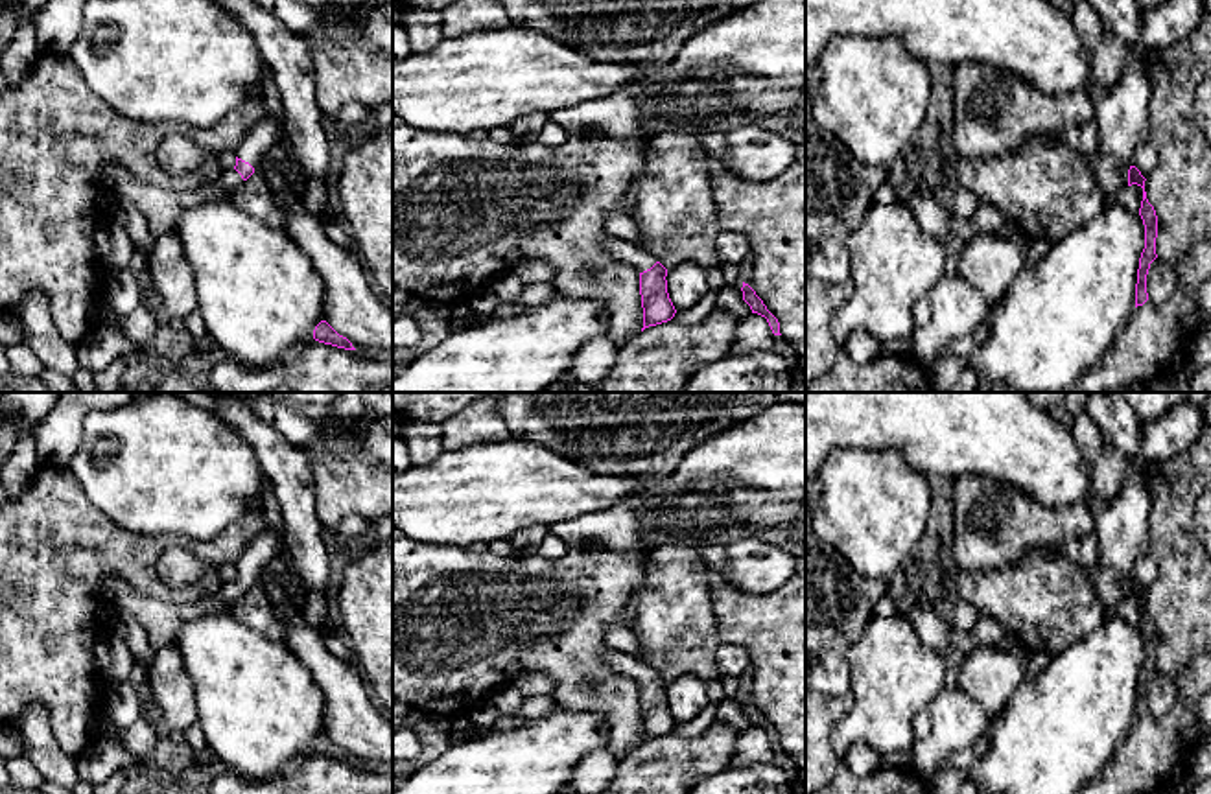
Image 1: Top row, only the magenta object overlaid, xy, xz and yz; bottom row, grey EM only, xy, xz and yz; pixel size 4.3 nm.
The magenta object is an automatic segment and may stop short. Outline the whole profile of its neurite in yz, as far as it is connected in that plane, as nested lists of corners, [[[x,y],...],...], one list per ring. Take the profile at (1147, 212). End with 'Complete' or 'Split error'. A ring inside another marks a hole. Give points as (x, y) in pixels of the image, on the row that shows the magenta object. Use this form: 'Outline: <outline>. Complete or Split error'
Outline: [[[1130,166],[1128,169],[1128,186],[1137,184],[1143,188],[1143,201],[1139,208],[1139,216],[1145,225],[1145,249],[1139,258],[1139,269],[1137,269],[1137,284],[1135,284],[1135,308],[1143,306],[1148,300],[1146,293],[1146,274],[1150,269],[1150,263],[1158,258],[1156,254],[1156,238],[1158,238],[1158,216],[1154,206],[1146,199],[1145,192],[1145,177],[1135,166]]]. Complete

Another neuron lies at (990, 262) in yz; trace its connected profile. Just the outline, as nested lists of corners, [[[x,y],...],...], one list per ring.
[[[1019,230],[1008,238],[982,232],[964,243],[957,274],[979,289],[992,308],[1003,300],[1012,280],[1027,265],[1030,243],[1032,239]]]

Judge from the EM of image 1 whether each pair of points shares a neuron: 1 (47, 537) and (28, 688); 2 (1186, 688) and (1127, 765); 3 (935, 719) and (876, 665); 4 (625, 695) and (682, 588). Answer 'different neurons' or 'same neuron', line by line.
1: same neuron
2: same neuron
3: different neurons
4: different neurons

